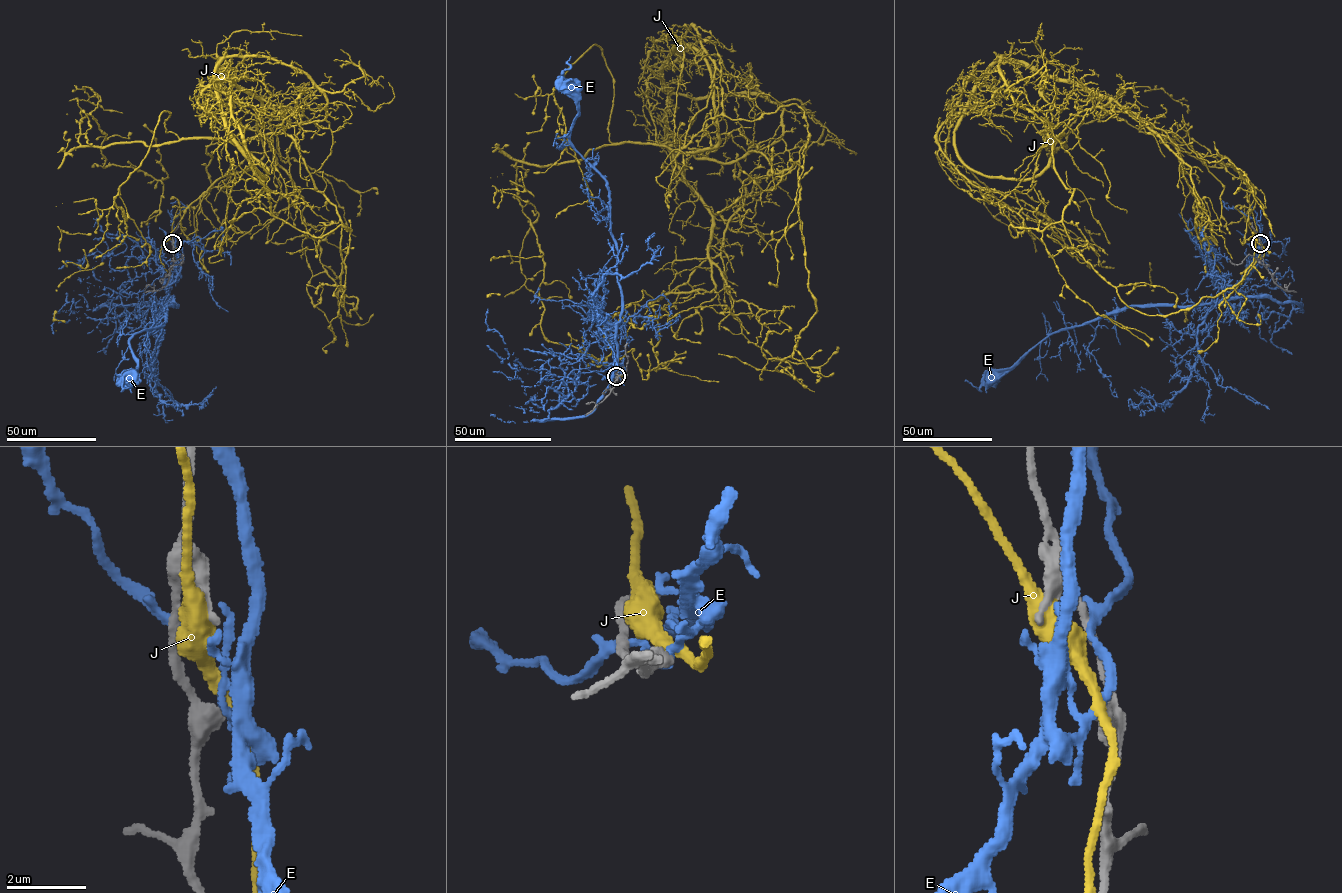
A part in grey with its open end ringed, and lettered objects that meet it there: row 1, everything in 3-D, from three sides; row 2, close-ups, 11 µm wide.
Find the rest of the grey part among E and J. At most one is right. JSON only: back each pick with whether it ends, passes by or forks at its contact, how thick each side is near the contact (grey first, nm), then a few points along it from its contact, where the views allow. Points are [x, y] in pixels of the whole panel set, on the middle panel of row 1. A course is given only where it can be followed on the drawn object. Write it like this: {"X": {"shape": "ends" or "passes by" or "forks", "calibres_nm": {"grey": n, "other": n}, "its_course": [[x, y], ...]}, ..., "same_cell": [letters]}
{"E": {"shape": "passes by", "calibres_nm": {"grey": 190, "other": 200}, "its_course": [[616, 376], [621, 366], [610, 336], [621, 297], [609, 192], [570, 140], [578, 104], [565, 83]]}, "same_cell": ["E"]}

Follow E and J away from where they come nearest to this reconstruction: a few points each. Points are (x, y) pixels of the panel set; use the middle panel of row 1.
E: (616, 376), (621, 366), (610, 336), (621, 297), (609, 192), (570, 140), (578, 104), (565, 83)
J: (617, 374), (745, 189), (612, 143), (597, 45), (501, 190), (500, 295)

